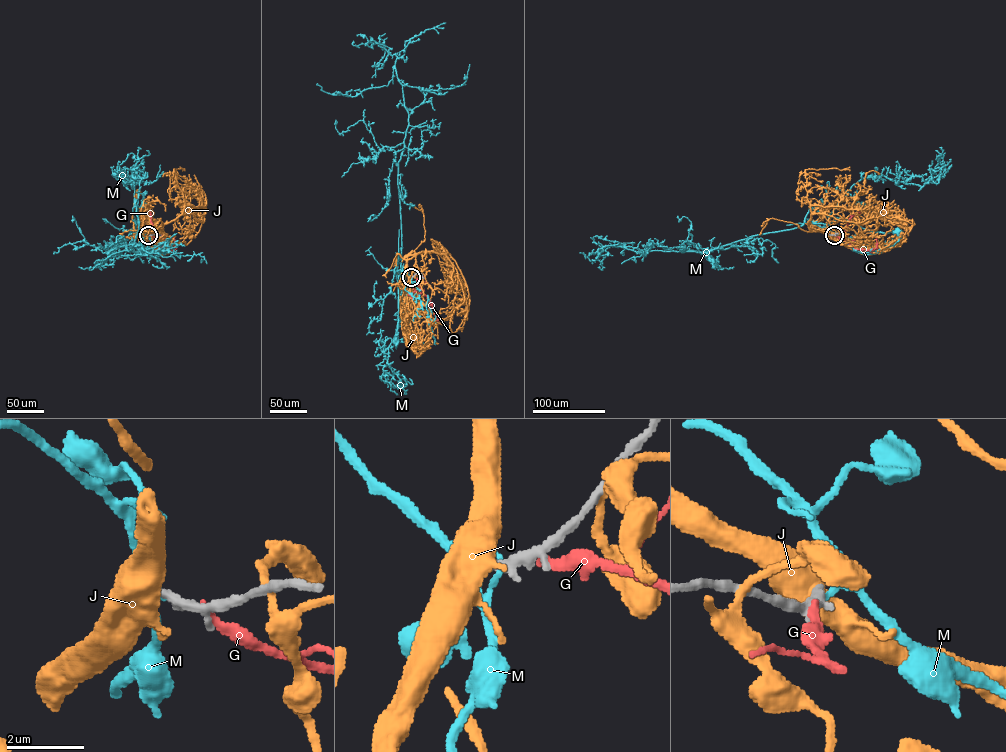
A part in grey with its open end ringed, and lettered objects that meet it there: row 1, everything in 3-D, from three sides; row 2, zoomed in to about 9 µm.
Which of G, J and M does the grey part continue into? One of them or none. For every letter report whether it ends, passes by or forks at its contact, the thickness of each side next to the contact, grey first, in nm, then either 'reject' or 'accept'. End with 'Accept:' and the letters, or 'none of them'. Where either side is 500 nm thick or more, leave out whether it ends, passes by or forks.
G: it ends there; 280 nm thick on the grey side, 240 nm on the other; reject
J: 280 nm thick on the grey side, 600 nm on the other; reject
M: it passes by; 320 nm thick on the grey side, 100 nm on the other; reject
Accept: none of them

